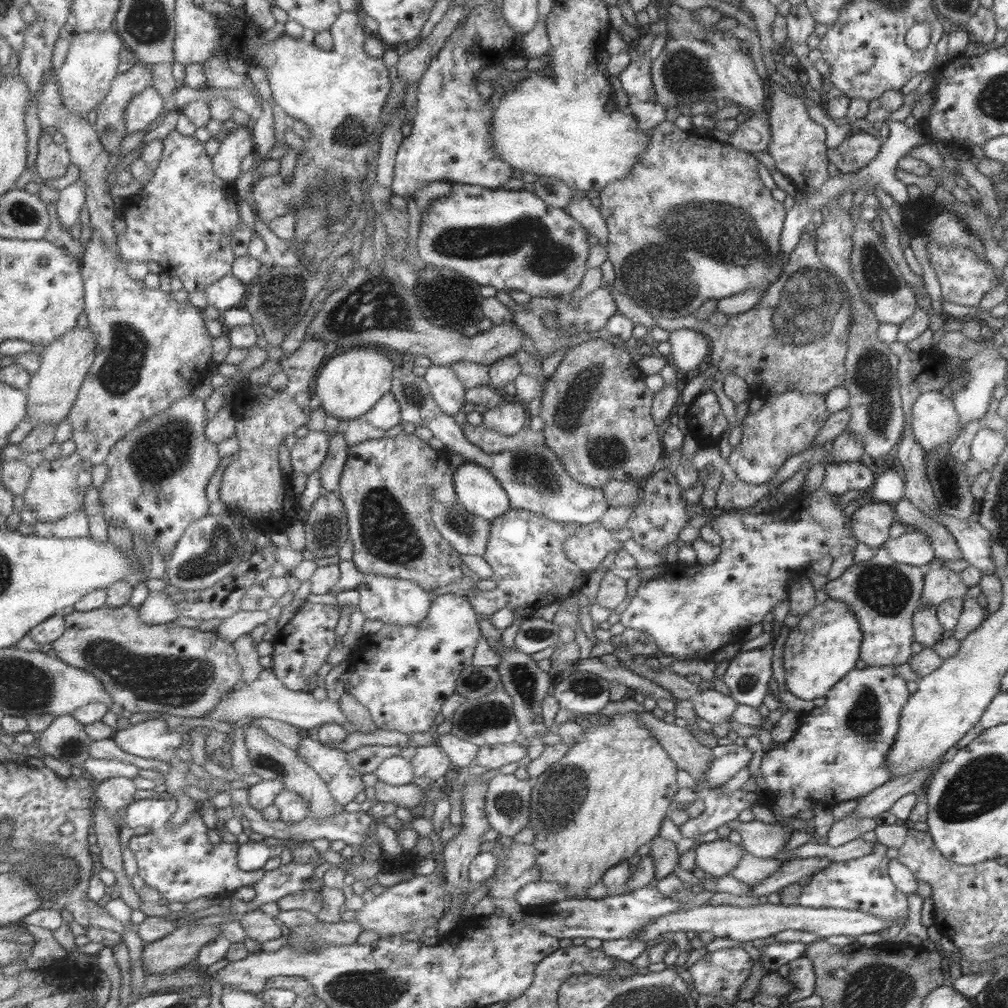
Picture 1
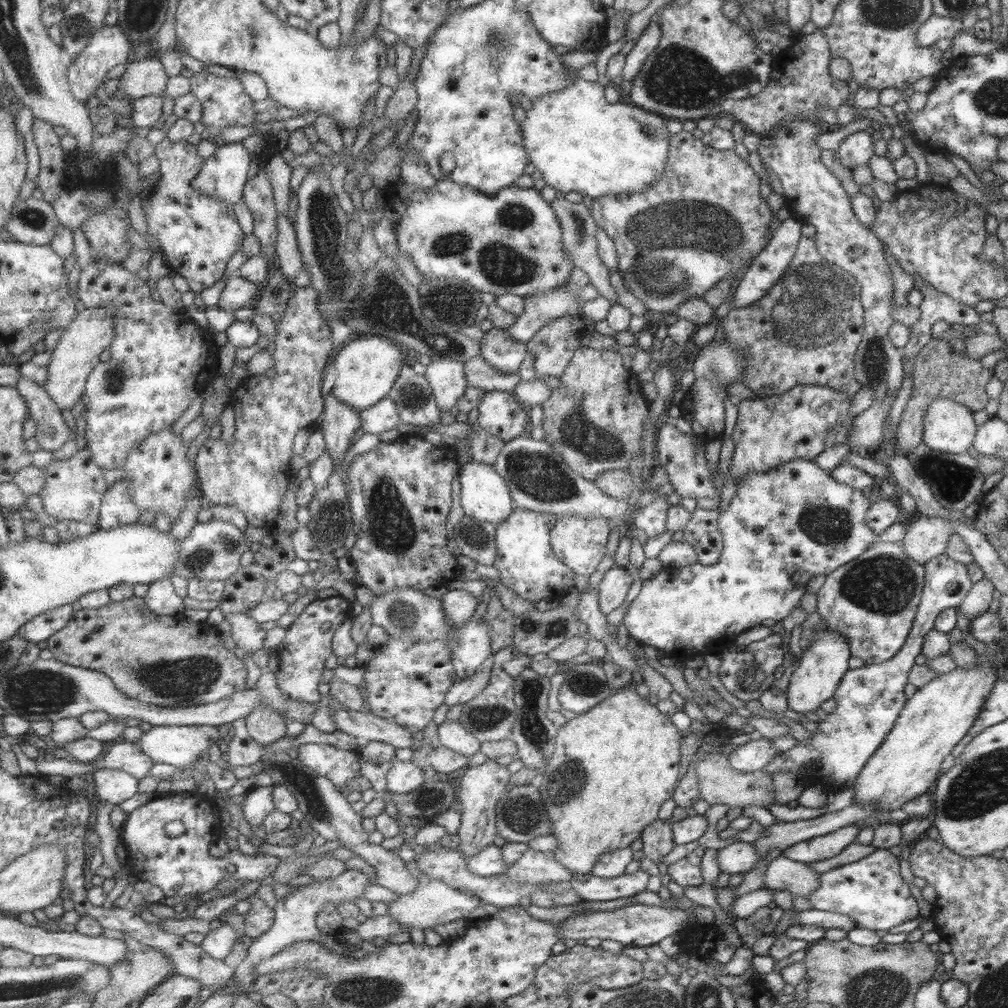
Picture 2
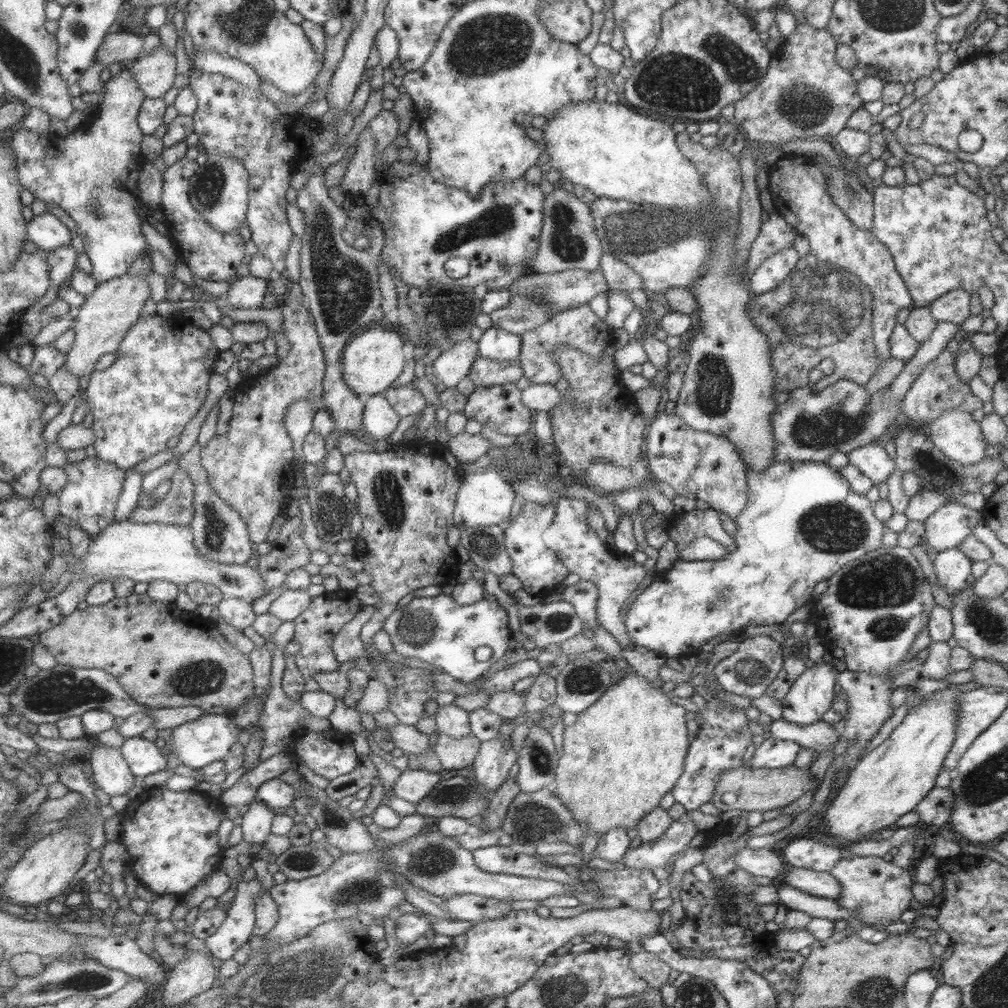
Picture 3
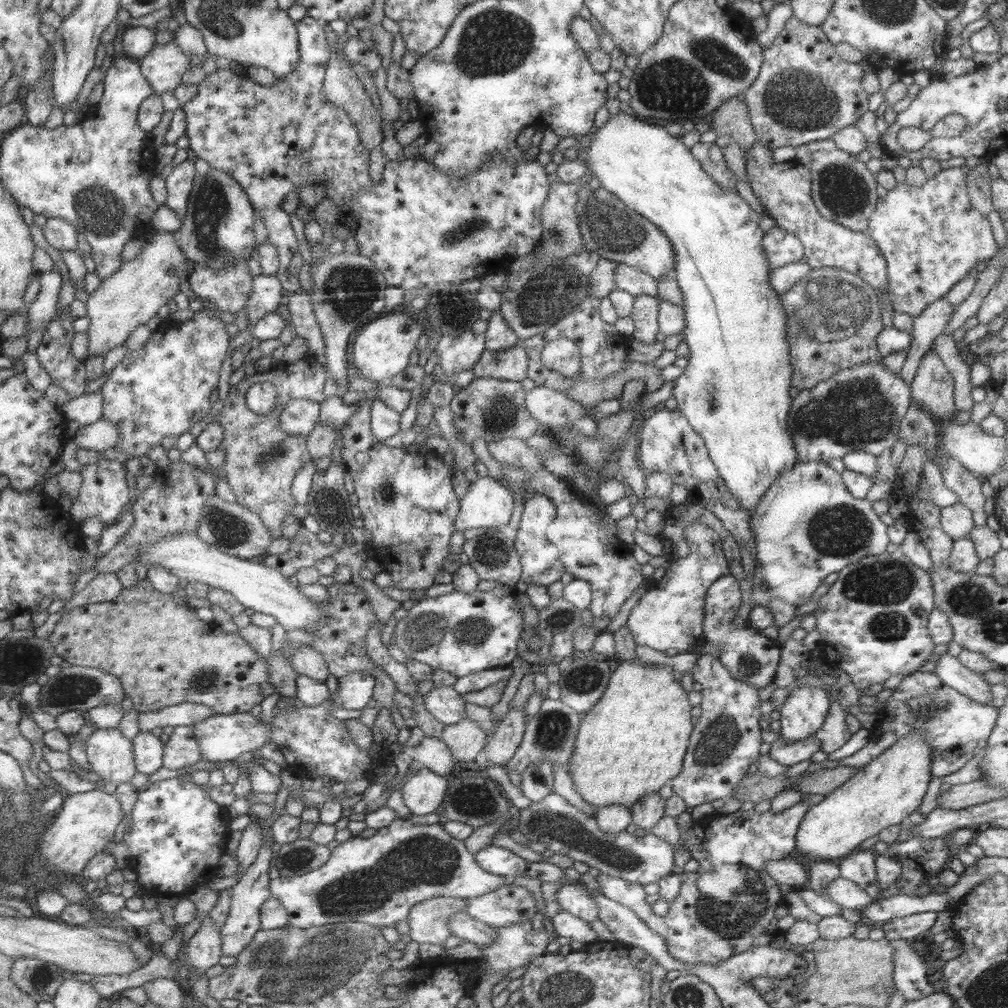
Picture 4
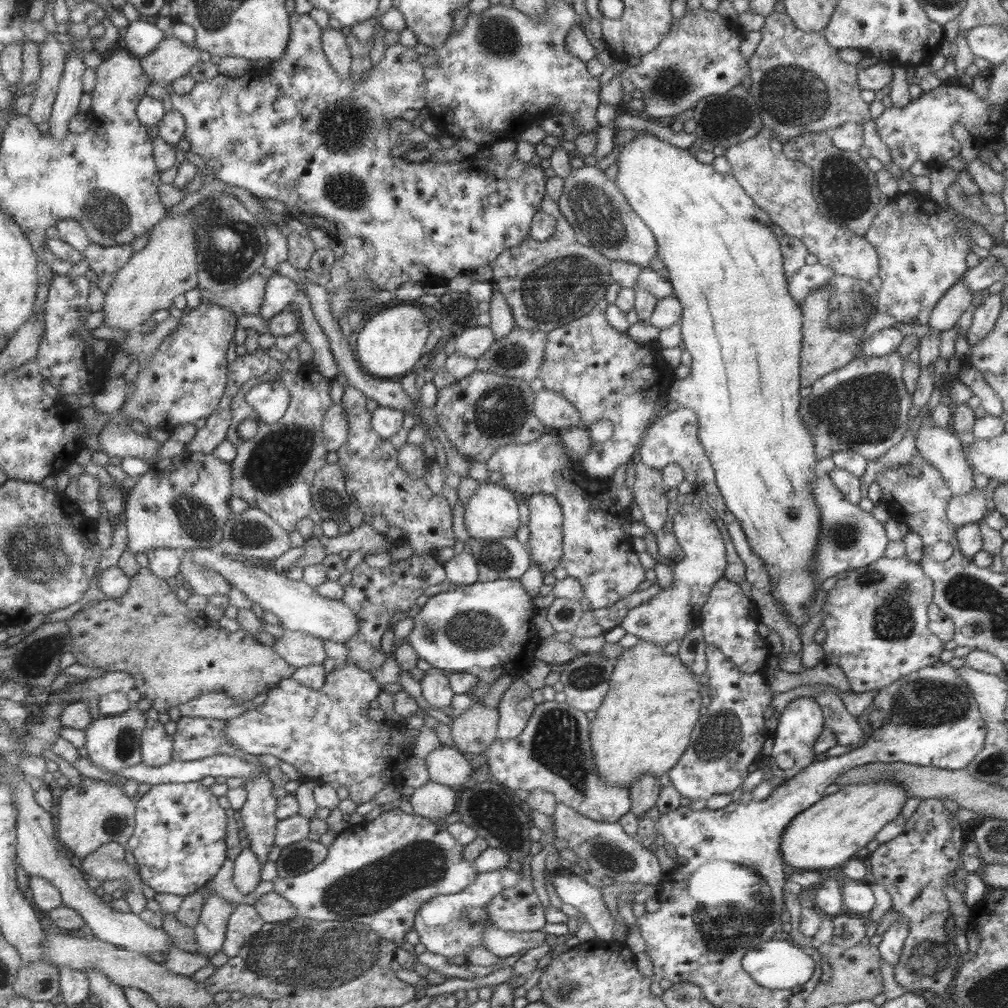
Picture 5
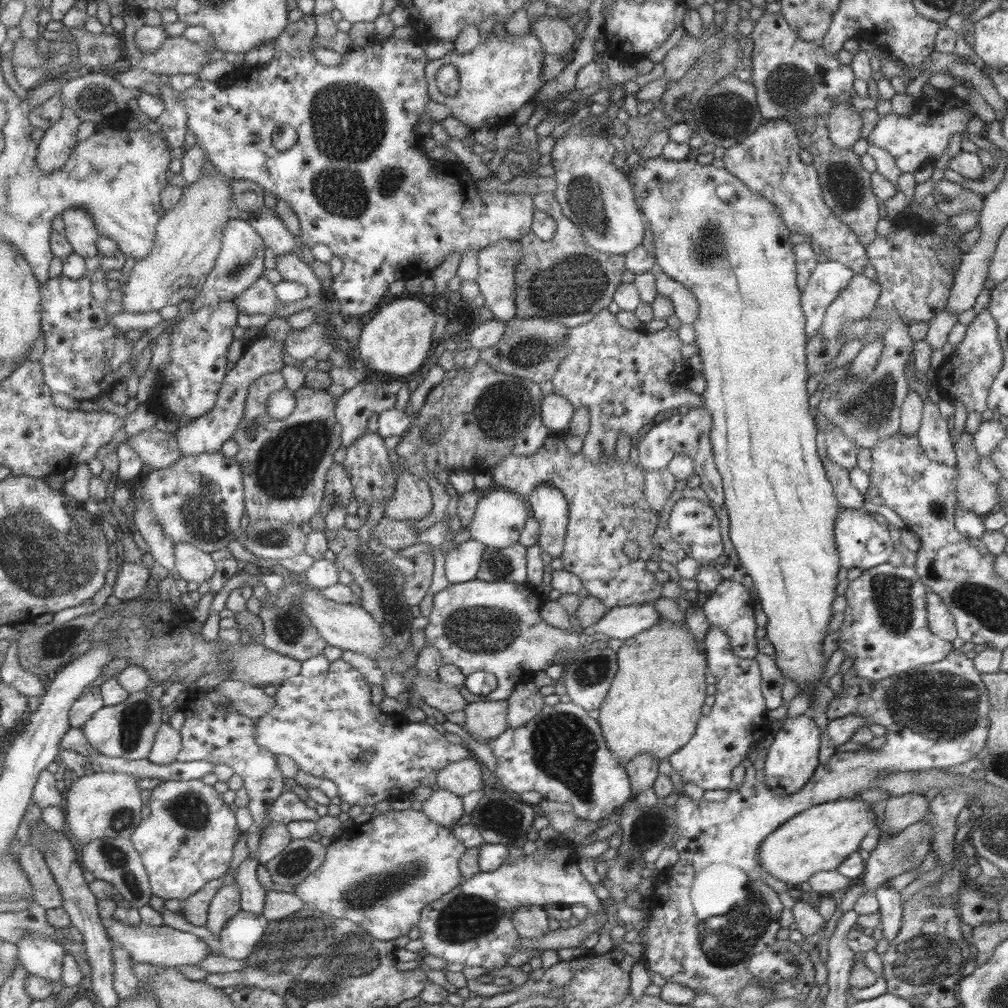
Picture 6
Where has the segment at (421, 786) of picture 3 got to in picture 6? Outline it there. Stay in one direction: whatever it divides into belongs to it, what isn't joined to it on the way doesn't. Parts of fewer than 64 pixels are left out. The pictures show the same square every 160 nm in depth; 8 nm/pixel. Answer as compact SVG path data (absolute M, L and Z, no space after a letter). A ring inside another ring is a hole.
M441 788L432 791L422 802L420 811L424 812L429 820L450 830L464 814L461 797Z

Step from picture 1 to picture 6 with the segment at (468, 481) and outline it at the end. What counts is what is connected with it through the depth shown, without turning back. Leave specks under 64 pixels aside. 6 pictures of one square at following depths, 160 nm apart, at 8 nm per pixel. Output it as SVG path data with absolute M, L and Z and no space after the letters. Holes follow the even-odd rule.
M493 488L479 496L470 523L466 526L471 540L476 540L489 548L505 548L517 543L519 533L523 530L525 520L530 515L524 497L506 489Z

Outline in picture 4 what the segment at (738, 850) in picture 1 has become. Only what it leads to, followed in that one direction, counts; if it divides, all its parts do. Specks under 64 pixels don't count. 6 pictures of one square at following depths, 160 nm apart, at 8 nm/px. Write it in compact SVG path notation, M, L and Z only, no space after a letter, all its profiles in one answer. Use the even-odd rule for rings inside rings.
M794 856L768 860L764 869L777 884L787 884L792 888L802 888L808 877L806 866Z

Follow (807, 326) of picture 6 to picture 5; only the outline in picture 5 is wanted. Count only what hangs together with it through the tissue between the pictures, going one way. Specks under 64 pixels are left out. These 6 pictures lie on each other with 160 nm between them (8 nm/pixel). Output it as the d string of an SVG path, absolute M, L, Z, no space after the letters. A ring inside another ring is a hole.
M804 264L797 274L786 277L788 293L797 304L801 304L810 292L828 282L833 275L834 272L828 266Z

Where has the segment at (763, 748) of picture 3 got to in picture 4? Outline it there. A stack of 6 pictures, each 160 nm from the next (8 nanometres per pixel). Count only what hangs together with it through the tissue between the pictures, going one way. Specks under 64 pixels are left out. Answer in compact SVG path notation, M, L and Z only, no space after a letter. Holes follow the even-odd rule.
M780 736L770 744L767 755L782 764L789 767L797 762L809 759L817 750L820 750L821 743L815 737L807 737L795 742L787 742Z

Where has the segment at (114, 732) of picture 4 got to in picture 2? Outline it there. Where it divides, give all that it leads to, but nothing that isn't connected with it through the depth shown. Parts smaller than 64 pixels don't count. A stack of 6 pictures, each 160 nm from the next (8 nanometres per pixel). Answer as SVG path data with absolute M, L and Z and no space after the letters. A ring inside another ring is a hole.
M99 769L93 774L98 796L112 805L121 804L139 792L139 778L121 769Z

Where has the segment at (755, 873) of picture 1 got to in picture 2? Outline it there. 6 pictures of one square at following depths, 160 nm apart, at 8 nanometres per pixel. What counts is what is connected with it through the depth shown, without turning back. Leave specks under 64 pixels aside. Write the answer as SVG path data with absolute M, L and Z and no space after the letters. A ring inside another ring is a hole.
M779 855L767 863L764 881L768 889L786 890L792 897L807 898L820 884L820 874L805 863Z

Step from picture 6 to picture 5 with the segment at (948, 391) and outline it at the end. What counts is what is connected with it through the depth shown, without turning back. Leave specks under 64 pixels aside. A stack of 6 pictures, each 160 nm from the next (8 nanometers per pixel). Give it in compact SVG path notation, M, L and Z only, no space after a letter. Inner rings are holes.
M1000 293L983 298L977 307L974 307L973 322L966 330L968 346L974 346L994 327L996 318L1001 310Z

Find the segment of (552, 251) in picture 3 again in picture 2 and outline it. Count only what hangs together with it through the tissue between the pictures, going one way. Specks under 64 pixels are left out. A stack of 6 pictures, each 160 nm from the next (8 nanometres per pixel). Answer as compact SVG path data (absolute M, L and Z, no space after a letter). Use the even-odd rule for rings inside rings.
M562 195L553 199L549 203L549 206L554 210L555 217L557 217L557 221L559 221L559 227L561 227L561 248L564 250L564 254L568 260L570 260L572 268L585 272L589 277L590 284L592 284L598 291L598 294L606 298L611 305L618 303L616 302L618 294L612 289L608 281L609 272L601 262L597 252L596 232L598 227L596 226L595 220L590 216L589 206L583 202L569 202L564 199Z

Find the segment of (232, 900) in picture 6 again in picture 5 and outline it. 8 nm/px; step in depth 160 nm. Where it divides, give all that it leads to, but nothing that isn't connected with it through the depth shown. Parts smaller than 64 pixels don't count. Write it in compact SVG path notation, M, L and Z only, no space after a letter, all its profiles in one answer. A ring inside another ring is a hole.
M212 892L206 898L199 924L193 928L199 954L210 958L215 952L223 951L228 925L235 910L236 906L219 894Z

